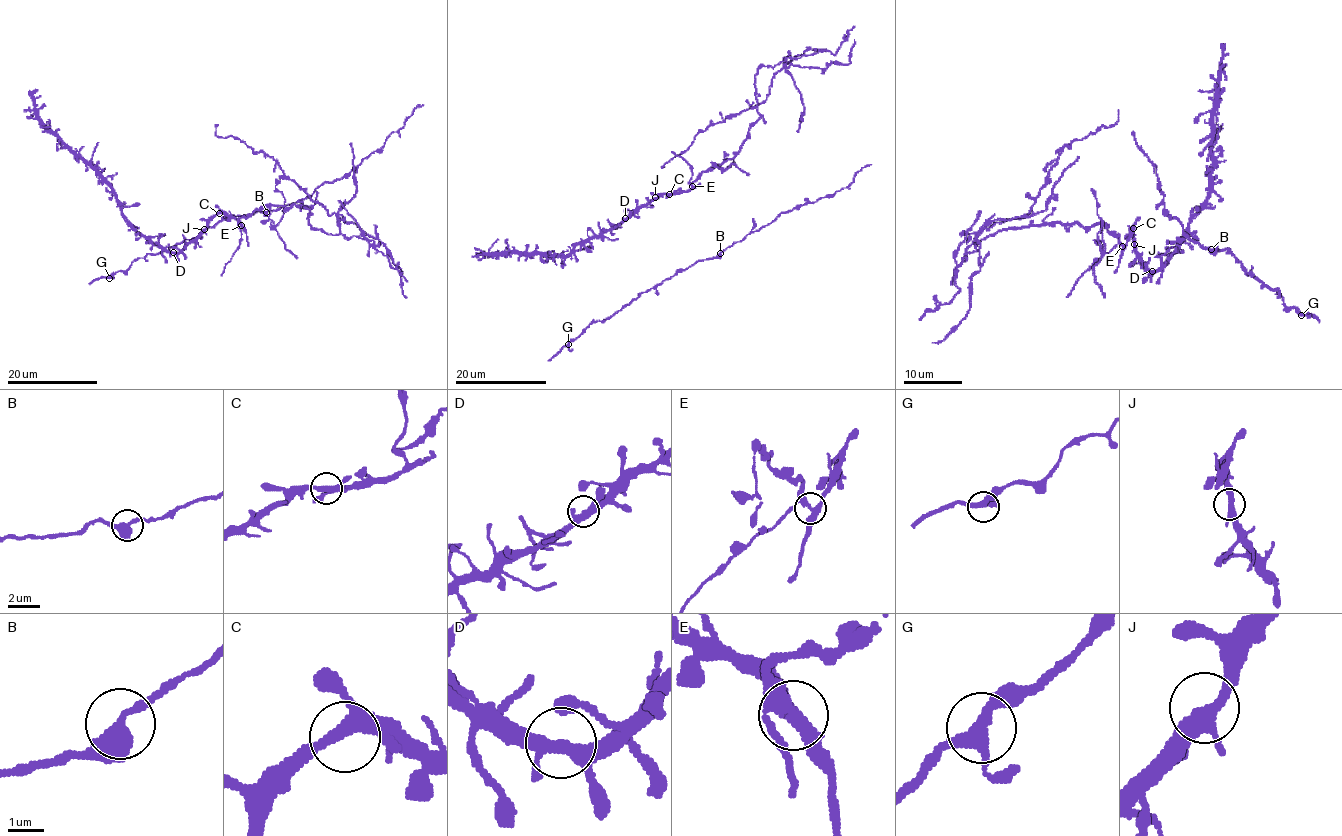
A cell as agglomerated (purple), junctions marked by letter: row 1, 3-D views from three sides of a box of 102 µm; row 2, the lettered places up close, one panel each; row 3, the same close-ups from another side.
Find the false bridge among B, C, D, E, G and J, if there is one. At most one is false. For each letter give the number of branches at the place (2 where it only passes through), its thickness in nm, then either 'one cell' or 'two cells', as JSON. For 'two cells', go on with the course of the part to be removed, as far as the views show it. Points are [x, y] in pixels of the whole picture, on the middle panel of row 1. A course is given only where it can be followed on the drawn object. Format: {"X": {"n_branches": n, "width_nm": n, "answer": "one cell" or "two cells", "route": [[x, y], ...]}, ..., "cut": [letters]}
{"B": {"n_branches": 3, "width_nm": 360, "answer": "one cell"}, "C": {"n_branches": 3, "width_nm": 320, "answer": "one cell"}, "D": {"n_branches": 4, "width_nm": 320, "answer": "one cell"}, "E": {"n_branches": 4, "width_nm": 320, "answer": "two cells", "route": [[693, 186], [738, 150], [760, 118], [757, 70], [785, 58], [765, 100], [701, 131], [664, 167]]}, "G": {"n_branches": 3, "width_nm": 300, "answer": "one cell"}, "J": {"n_branches": 3, "width_nm": 300, "answer": "one cell"}, "cut": ["E"]}

